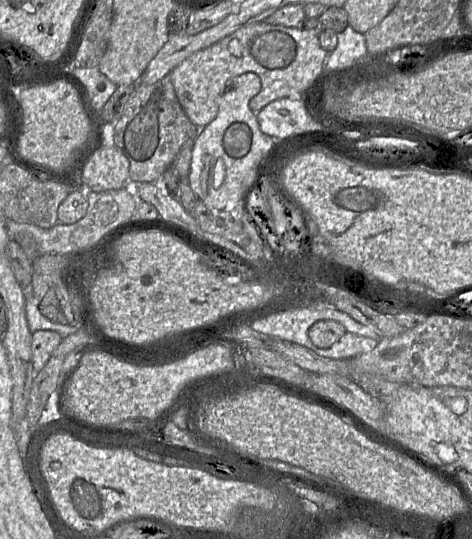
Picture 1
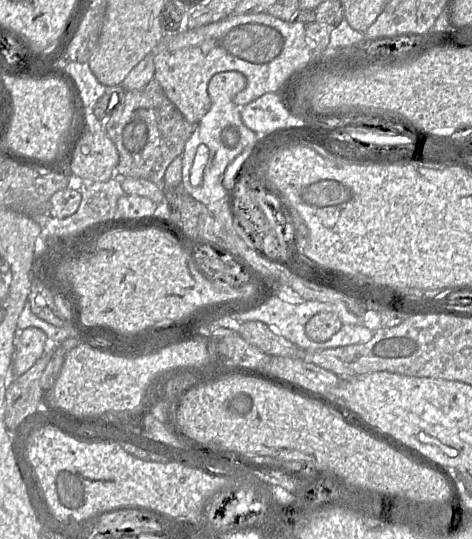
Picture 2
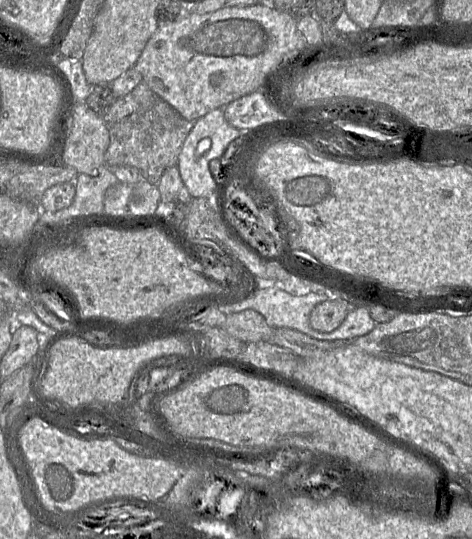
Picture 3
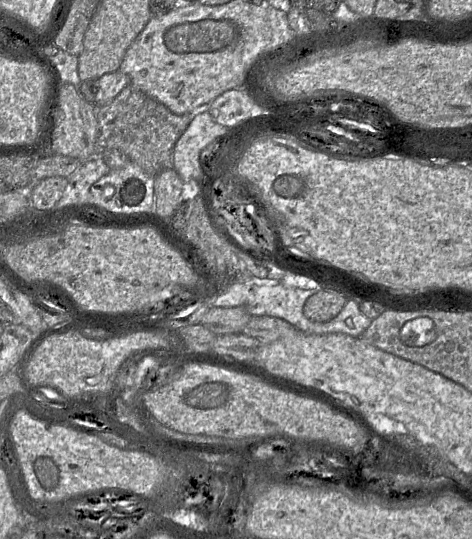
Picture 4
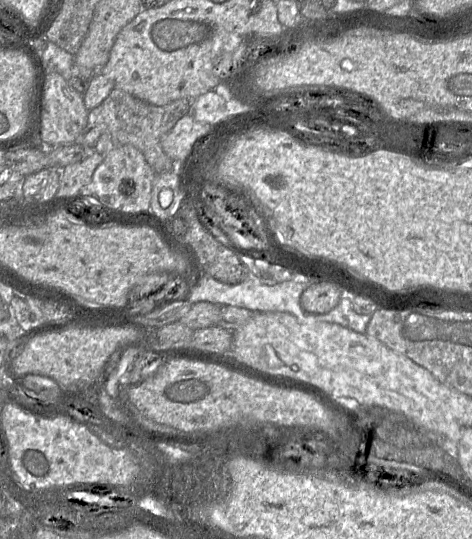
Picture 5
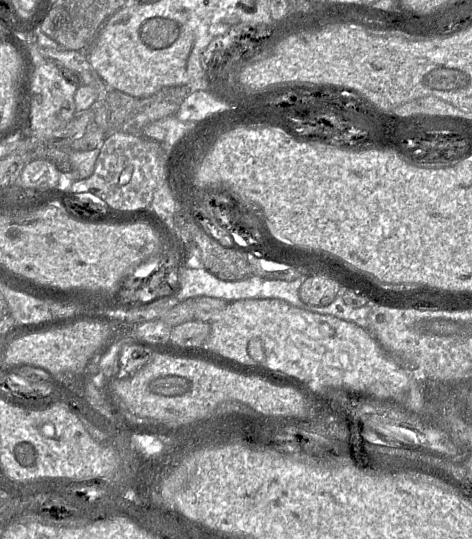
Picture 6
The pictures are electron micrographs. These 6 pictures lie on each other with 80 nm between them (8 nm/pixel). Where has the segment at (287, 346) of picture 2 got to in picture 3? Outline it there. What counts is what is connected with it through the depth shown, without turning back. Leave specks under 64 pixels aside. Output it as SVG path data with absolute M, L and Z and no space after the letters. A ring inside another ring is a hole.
M252 309L228 315L223 328L243 343L271 341L273 331L277 329L270 327L264 317Z

